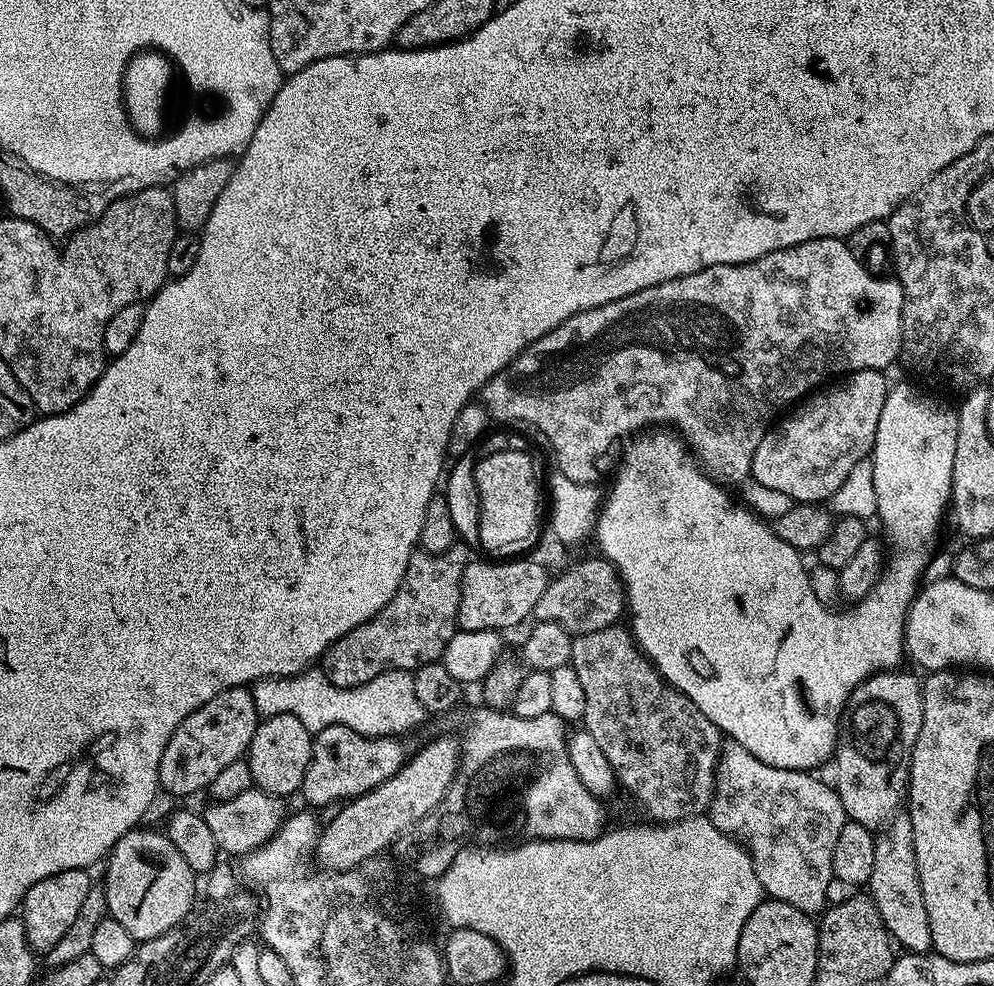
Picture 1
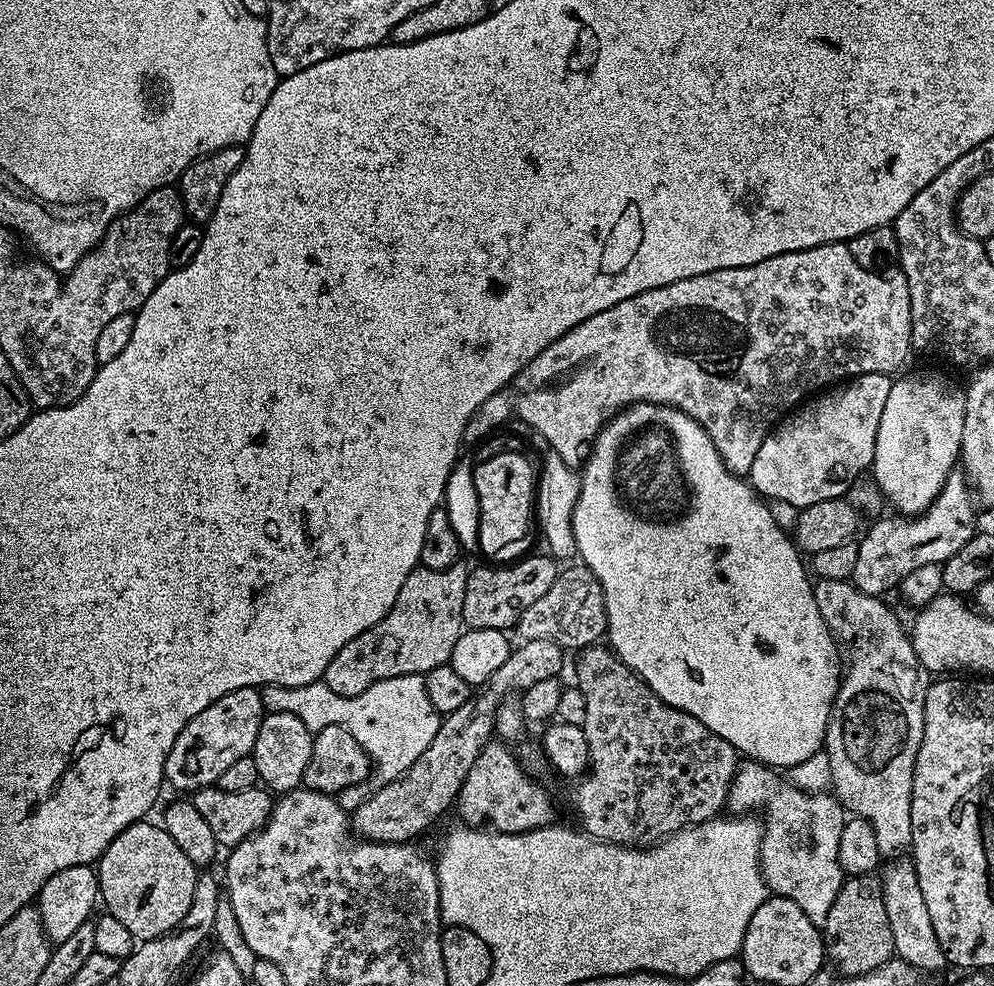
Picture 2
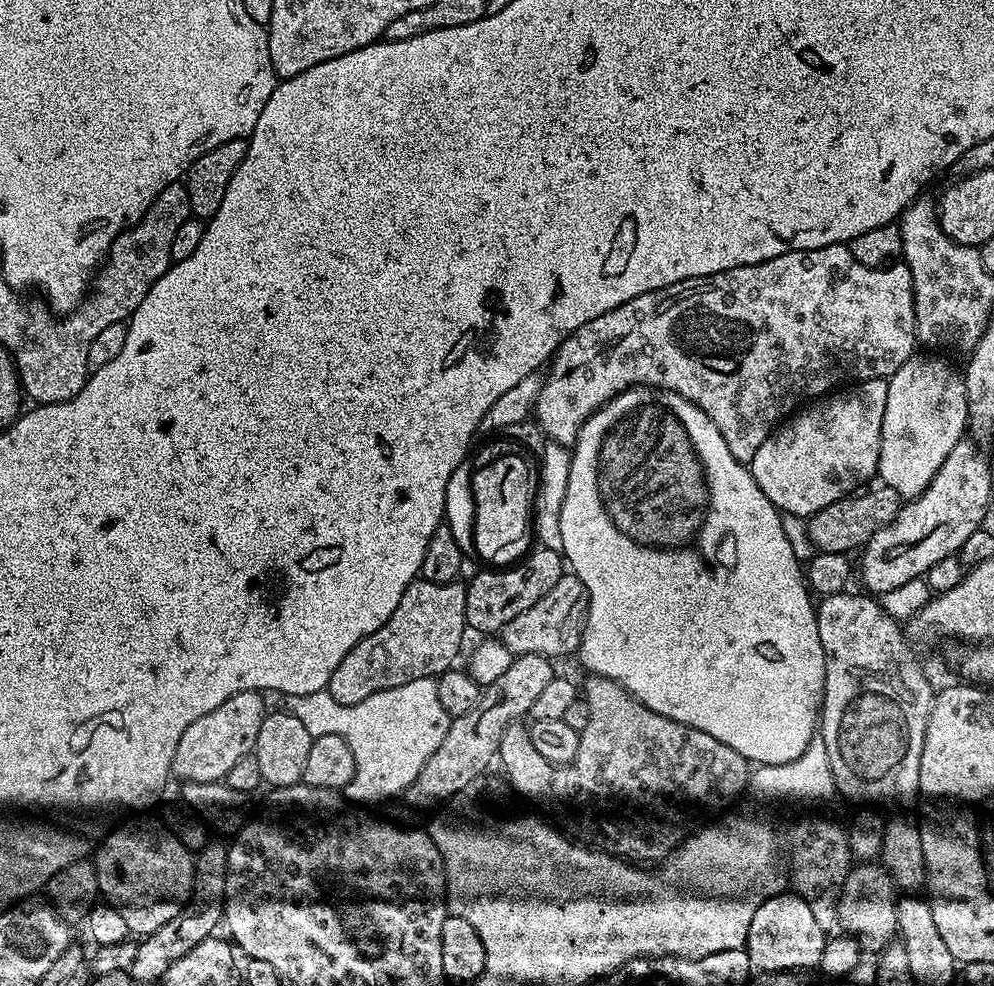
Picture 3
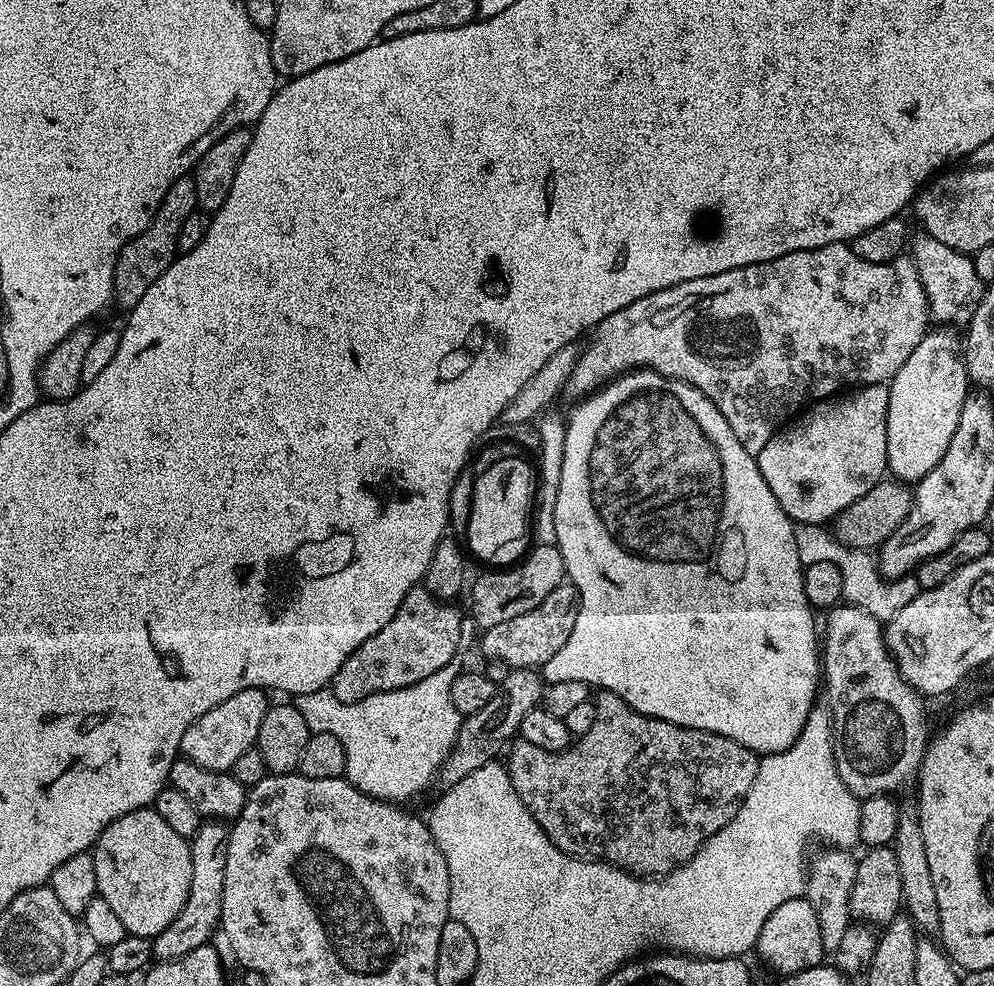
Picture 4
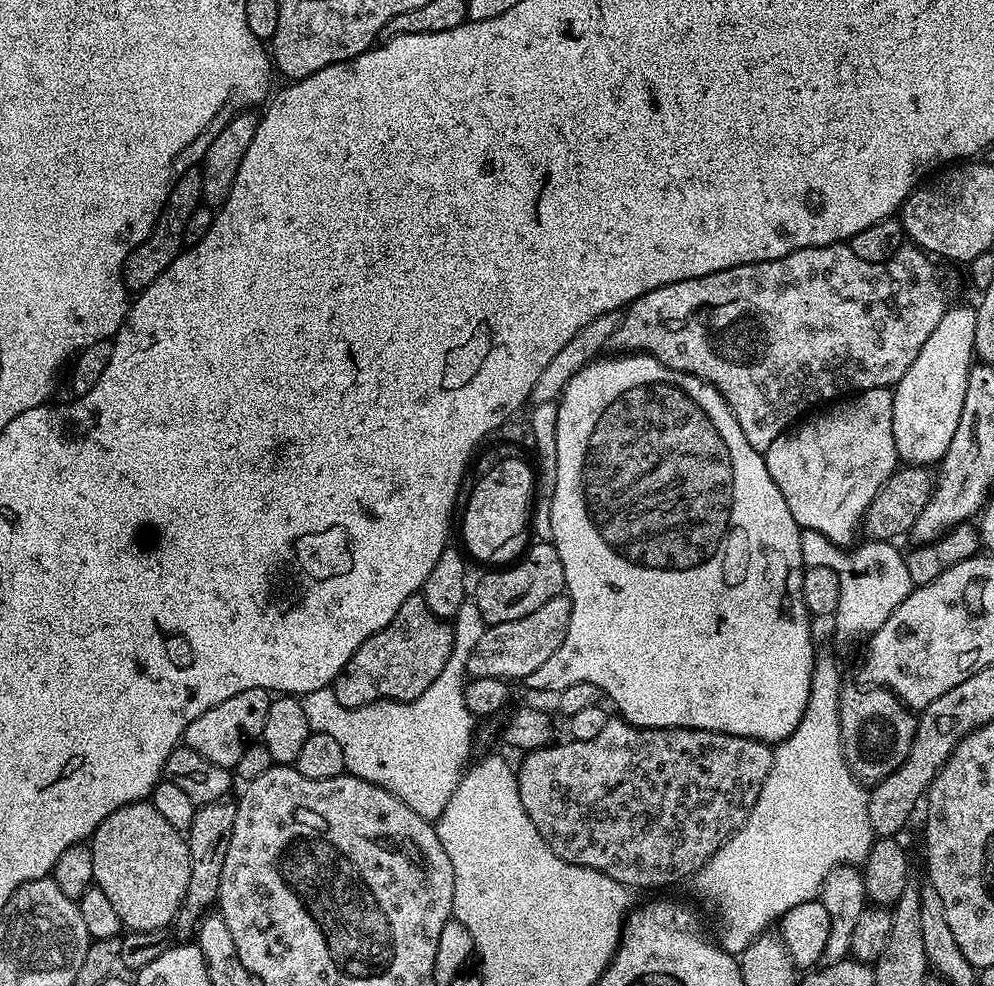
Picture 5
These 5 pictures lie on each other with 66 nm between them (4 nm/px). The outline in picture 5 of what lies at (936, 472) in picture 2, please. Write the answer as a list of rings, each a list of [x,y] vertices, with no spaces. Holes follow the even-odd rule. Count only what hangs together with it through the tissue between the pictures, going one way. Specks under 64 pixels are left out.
[[[964,304],[945,307],[938,326],[934,326],[934,334],[926,338],[922,350],[918,350],[918,358],[910,362],[910,370],[902,374],[902,378],[894,386],[892,401],[894,402],[894,446],[897,457],[908,466],[932,466],[943,460],[950,446],[950,438],[954,438],[954,430],[958,430],[958,418],[962,418],[962,401],[966,398],[966,378],[970,378],[970,370],[974,363],[974,326],[976,325],[975,307],[967,308]]]

